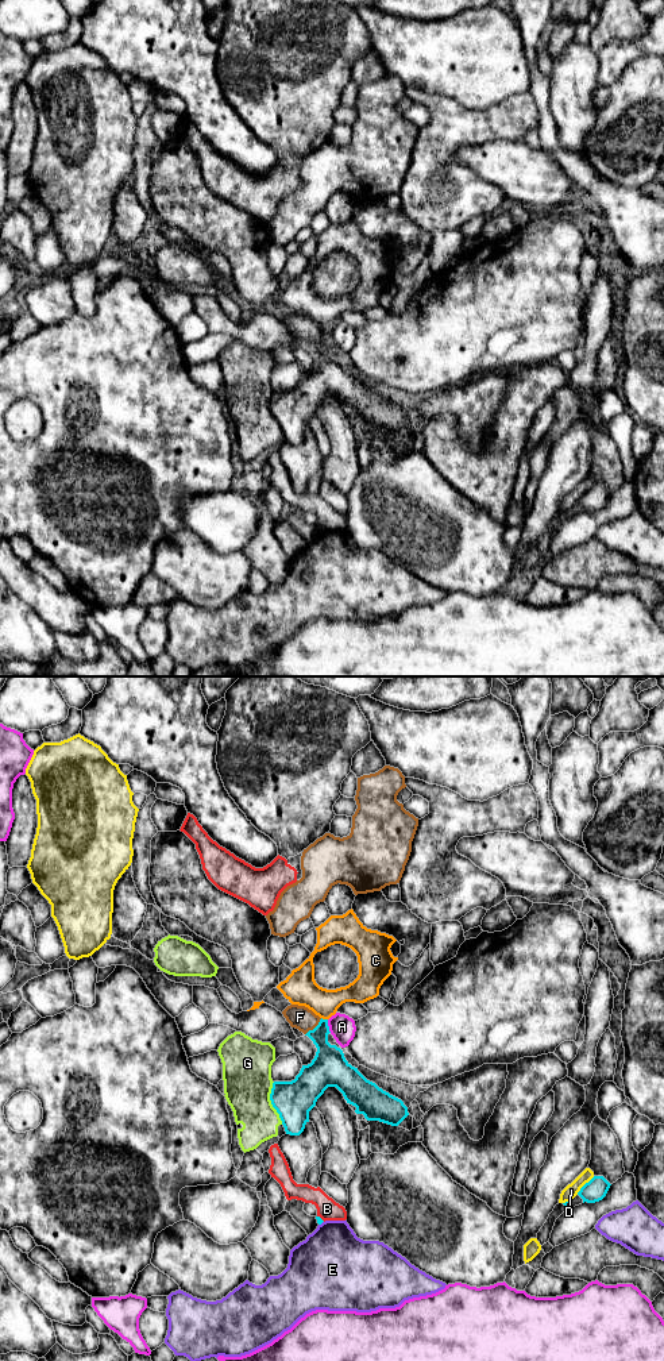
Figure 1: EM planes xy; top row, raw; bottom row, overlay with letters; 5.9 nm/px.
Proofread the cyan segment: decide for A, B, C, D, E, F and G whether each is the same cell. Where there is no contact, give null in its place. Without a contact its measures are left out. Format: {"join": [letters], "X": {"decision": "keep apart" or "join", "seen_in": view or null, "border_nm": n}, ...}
{"join": ["F"], "A": {"decision": "keep apart", "seen_in": "xy", "border_nm": 80}, "B": {"decision": "keep apart", "seen_in": "xy", "border_nm": 60}, "C": {"decision": "keep apart", "seen_in": "xy", "border_nm": 40}, "D": {"decision": "keep apart", "seen_in": "xy", "border_nm": 160}, "E": {"decision": "keep apart", "seen_in": "xy", "border_nm": 40}, "F": {"decision": "join", "seen_in": "xy", "border_nm": 140}, "G": {"decision": "keep apart", "seen_in": "xy", "border_nm": 260}}

